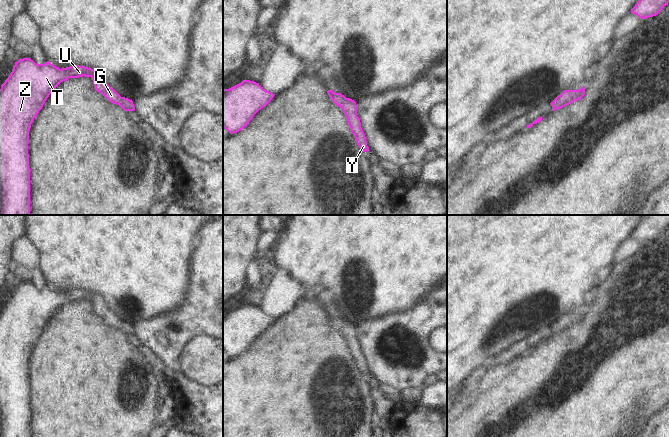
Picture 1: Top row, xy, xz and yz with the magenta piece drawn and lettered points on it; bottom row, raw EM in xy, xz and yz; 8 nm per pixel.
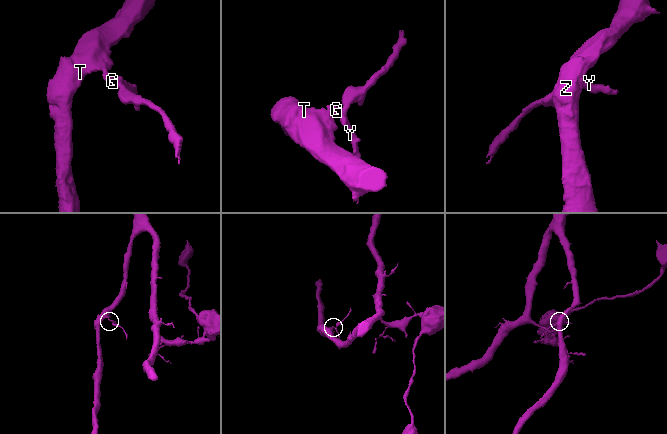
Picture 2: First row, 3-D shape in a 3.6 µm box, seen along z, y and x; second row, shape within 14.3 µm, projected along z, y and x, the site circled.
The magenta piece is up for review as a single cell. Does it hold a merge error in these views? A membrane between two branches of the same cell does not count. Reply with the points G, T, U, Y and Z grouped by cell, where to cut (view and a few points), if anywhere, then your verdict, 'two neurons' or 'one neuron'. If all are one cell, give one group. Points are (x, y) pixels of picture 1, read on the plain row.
groups G T U Y Z; cut none; one neuron

